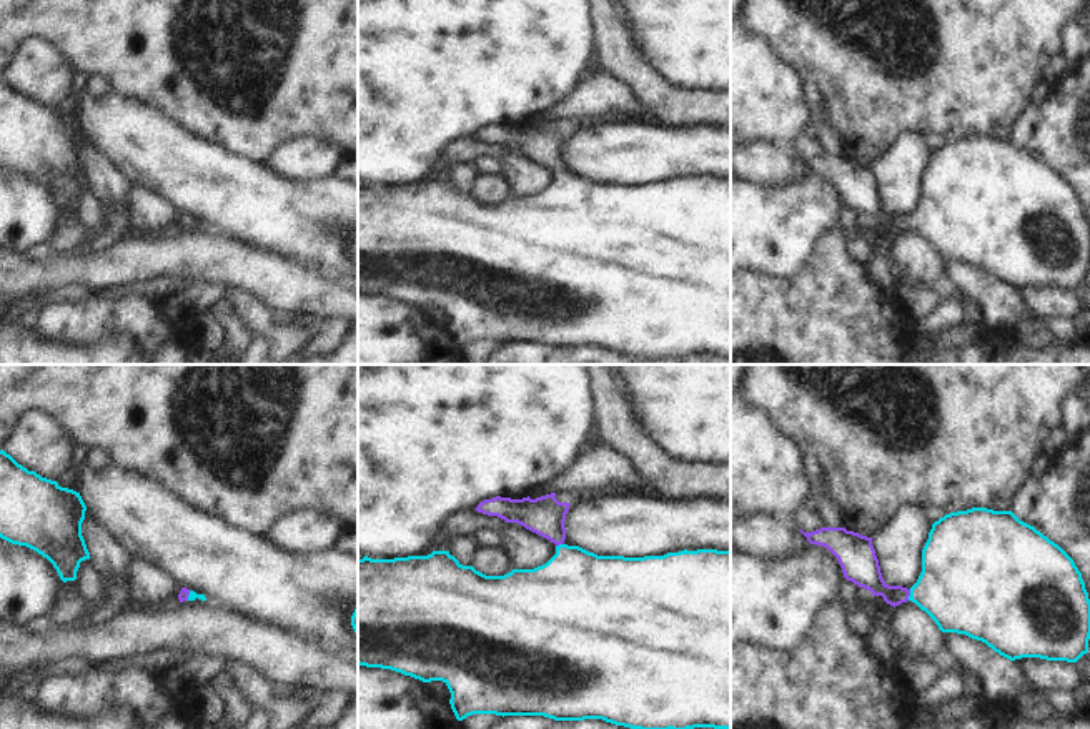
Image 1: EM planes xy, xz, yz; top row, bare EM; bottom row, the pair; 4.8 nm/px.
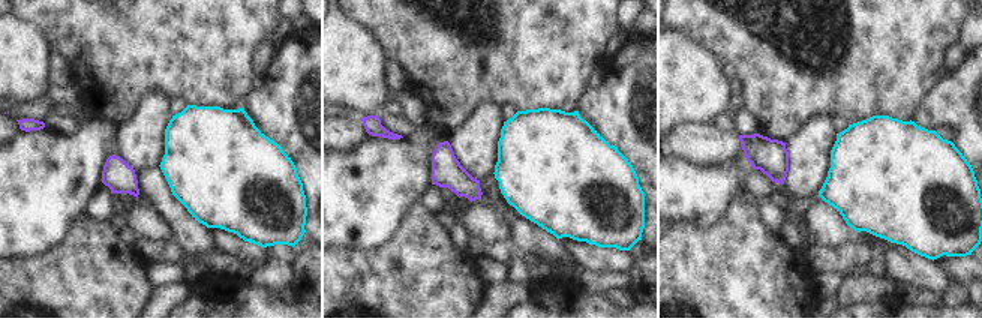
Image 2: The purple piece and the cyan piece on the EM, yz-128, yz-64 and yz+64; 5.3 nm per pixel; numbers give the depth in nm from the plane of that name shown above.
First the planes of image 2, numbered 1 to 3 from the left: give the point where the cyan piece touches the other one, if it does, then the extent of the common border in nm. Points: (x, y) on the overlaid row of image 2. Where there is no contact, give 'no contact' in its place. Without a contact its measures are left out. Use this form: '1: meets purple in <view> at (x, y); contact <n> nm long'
1: no contact
2: no contact
3: no contact

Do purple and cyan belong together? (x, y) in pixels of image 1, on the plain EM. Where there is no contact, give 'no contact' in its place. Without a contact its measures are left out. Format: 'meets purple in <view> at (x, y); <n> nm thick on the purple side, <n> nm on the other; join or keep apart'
meets purple in yz at (909, 222); 150 nm thick on the purple side, 400 nm on the other; join

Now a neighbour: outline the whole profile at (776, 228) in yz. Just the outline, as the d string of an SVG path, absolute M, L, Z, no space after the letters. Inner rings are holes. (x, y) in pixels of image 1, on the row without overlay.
M809 170L775 185L731 178L731 278L795 278L820 240L839 228L844 206L824 173Z

